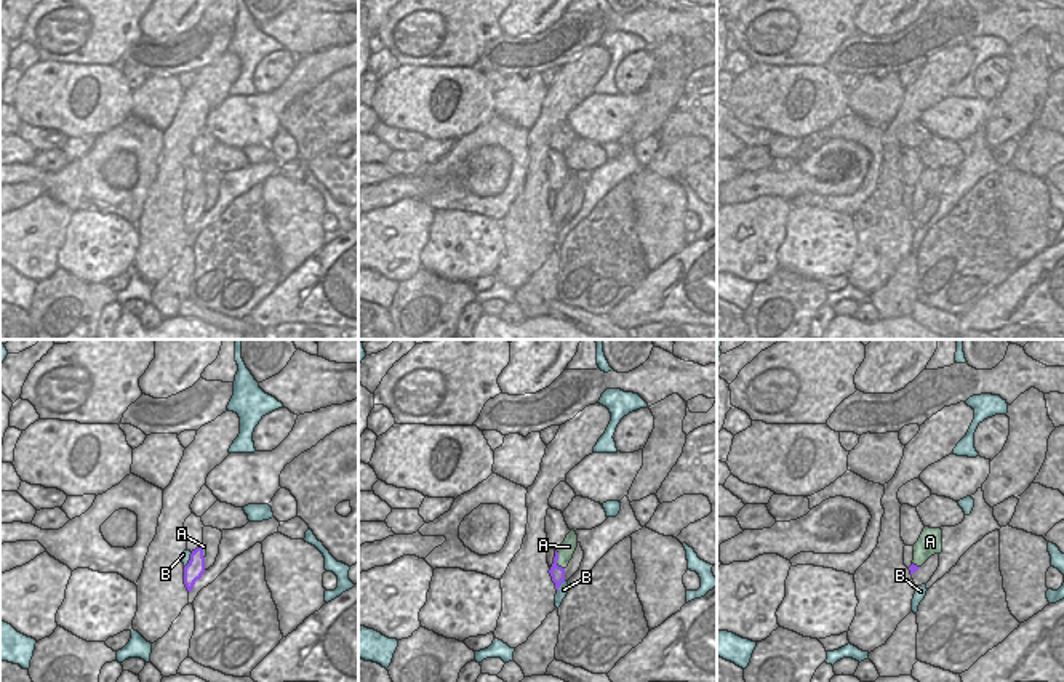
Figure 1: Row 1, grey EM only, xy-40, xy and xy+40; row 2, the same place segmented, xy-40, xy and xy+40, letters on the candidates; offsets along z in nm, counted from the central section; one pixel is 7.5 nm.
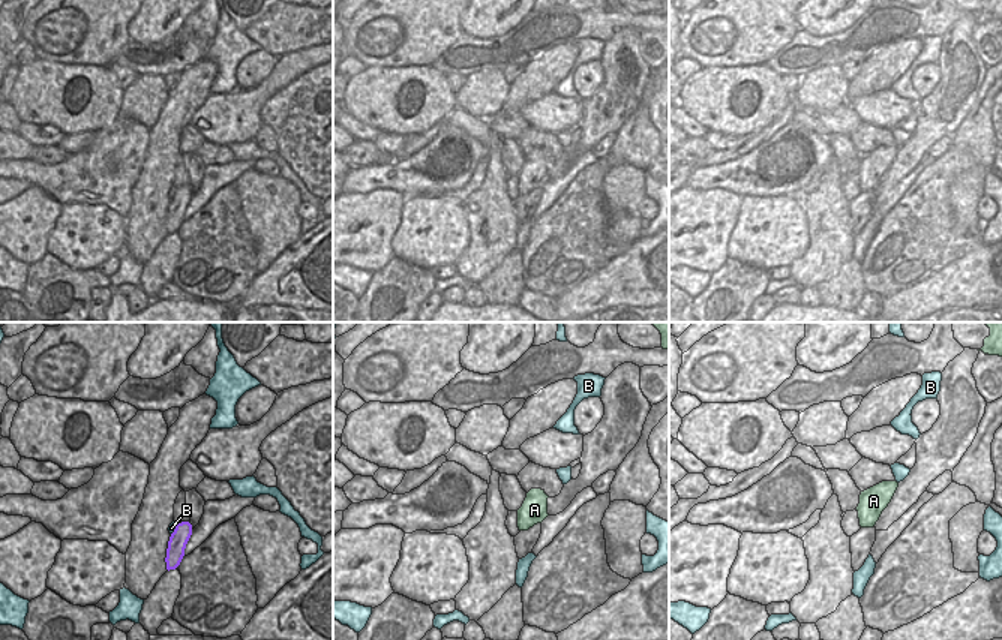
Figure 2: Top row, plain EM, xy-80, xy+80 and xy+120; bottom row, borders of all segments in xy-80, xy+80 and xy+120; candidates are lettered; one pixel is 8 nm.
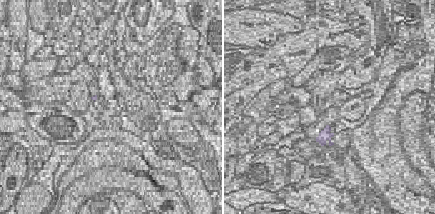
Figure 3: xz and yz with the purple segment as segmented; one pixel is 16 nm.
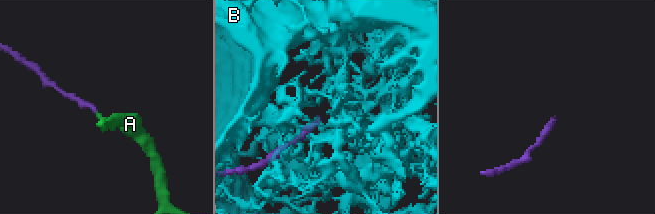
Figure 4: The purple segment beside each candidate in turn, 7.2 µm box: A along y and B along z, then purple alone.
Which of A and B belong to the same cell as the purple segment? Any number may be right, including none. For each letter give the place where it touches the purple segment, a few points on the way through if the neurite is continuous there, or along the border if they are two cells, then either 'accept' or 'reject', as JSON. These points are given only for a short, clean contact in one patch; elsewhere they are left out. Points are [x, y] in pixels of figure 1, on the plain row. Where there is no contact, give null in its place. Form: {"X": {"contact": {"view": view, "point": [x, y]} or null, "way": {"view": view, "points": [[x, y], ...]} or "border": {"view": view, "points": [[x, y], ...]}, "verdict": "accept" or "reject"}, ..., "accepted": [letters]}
{"A": {"contact": {"view": "xy", "point": [557, 200]}, "way": {"view": "xy", "points": [[557, 215], [557, 200], [568, 188]]}, "verdict": "accept"}, "B": {"contact": {"view": "xy", "point": [559, 228]}, "verdict": "reject"}, "accepted": ["A"]}

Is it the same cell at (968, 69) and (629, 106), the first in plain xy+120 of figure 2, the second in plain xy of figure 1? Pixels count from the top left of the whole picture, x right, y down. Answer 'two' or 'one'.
two

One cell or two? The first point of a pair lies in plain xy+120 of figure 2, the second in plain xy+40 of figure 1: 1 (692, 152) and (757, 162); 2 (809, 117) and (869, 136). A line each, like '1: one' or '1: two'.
1: one
2: one

